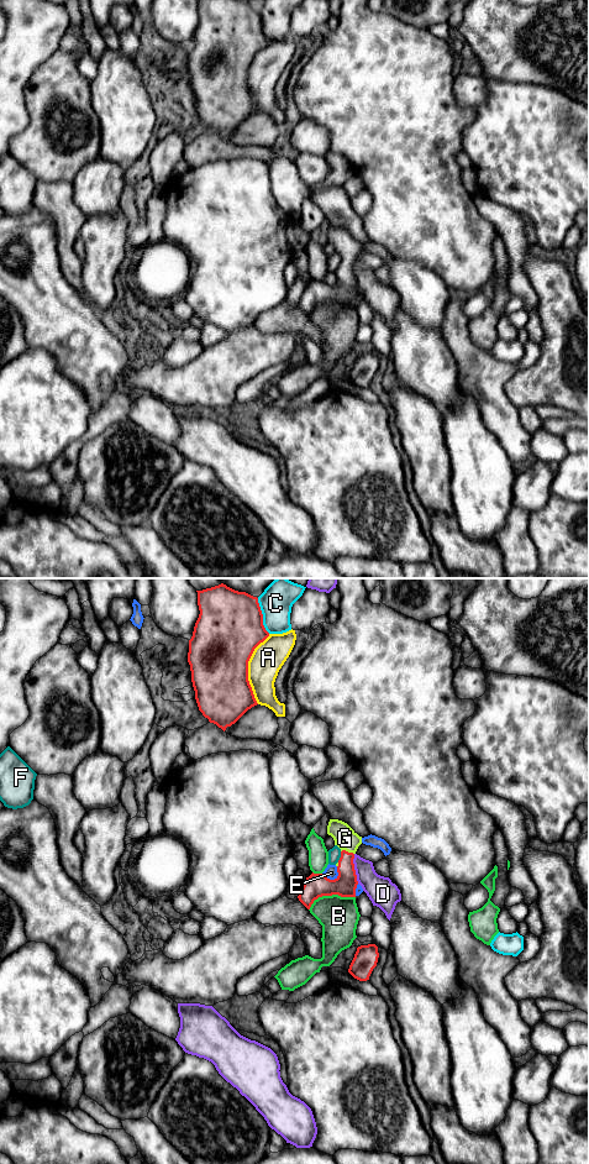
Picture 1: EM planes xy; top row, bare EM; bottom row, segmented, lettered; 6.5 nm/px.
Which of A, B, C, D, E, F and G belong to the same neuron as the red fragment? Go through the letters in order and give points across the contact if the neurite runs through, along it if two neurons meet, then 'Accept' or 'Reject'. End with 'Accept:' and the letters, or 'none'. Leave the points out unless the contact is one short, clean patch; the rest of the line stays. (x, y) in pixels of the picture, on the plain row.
A: Reject
B: Reject
C: Reject
D: Reject
E: Reject
F: Reject
G: Path across: xy (345, 292), (347, 258), (347, 247), (345, 245). Accept
Accept: G

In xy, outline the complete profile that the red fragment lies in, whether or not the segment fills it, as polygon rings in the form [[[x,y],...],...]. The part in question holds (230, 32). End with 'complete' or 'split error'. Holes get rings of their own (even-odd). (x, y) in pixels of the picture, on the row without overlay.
[[[198,0],[198,12],[200,21],[189,47],[188,59],[195,106],[203,122],[225,138],[248,116],[258,111],[248,88],[248,68],[254,56],[269,43],[269,40],[263,32],[258,5],[248,0]]] | complete

